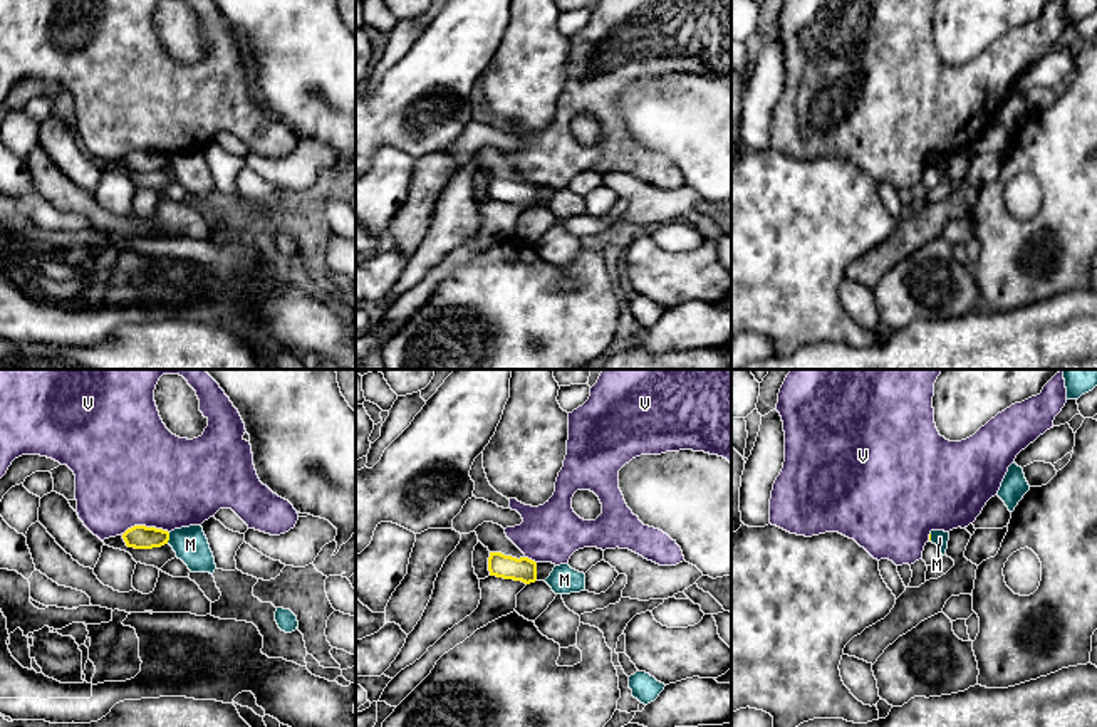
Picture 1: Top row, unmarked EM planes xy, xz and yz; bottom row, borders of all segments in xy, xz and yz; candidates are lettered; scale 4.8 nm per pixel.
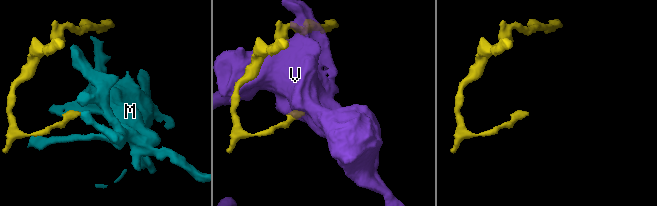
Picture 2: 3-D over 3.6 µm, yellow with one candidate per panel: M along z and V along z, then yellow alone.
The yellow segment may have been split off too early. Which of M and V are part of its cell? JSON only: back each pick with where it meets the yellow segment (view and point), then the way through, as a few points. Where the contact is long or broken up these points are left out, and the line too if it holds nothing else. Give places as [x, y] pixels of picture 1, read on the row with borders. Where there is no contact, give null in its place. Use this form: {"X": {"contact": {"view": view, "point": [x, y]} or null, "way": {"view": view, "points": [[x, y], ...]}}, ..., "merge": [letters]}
{"merge": []}

